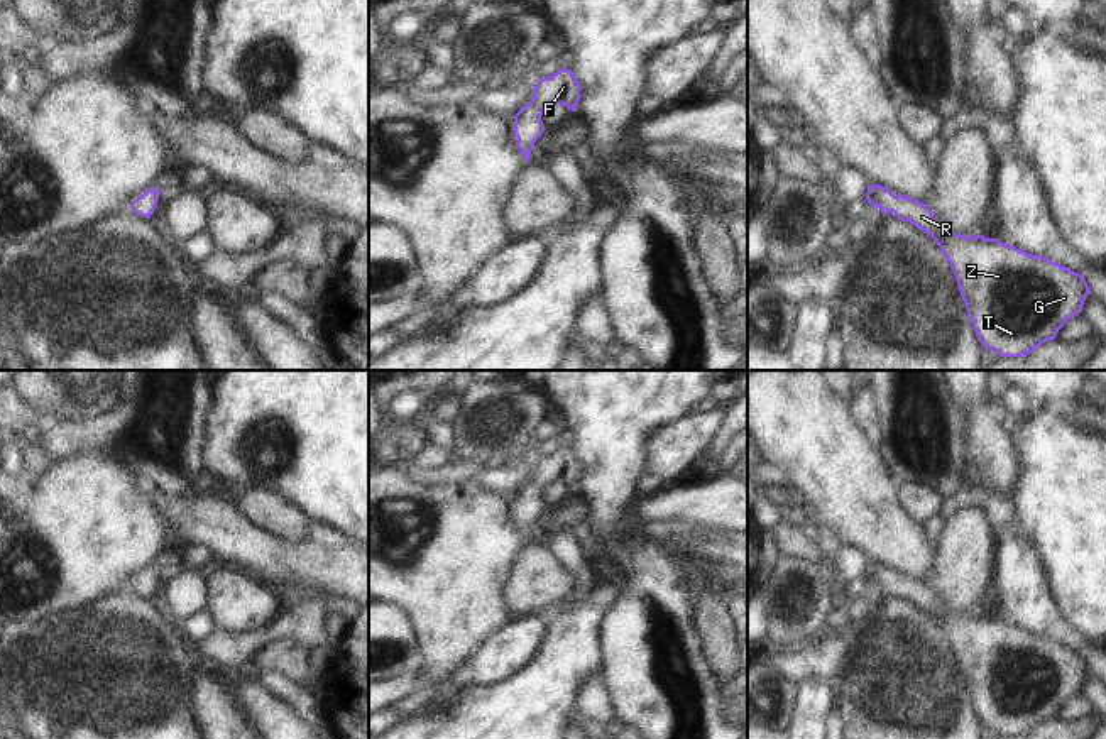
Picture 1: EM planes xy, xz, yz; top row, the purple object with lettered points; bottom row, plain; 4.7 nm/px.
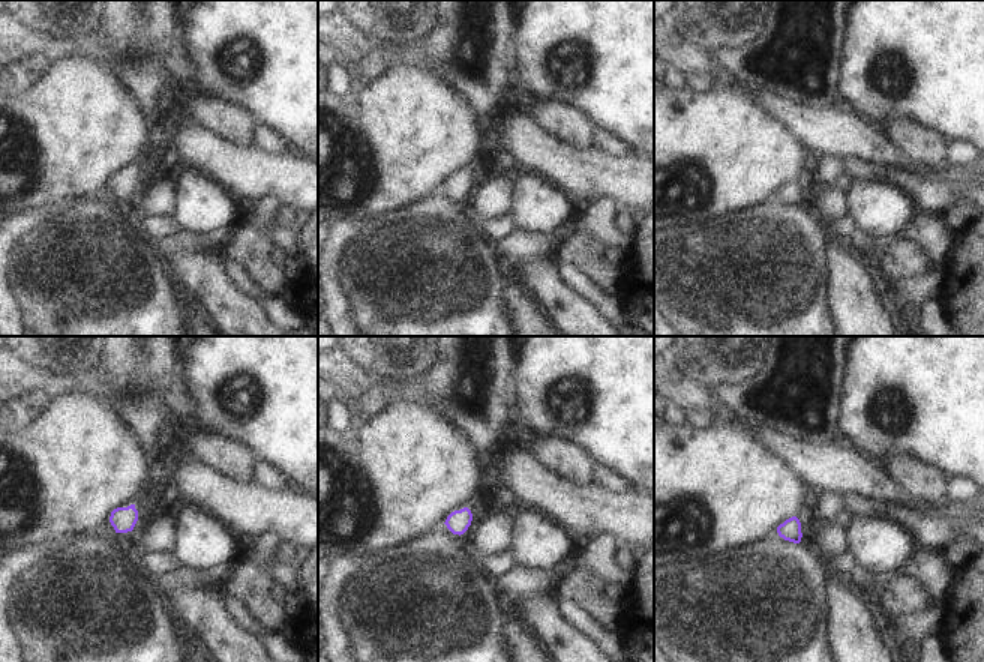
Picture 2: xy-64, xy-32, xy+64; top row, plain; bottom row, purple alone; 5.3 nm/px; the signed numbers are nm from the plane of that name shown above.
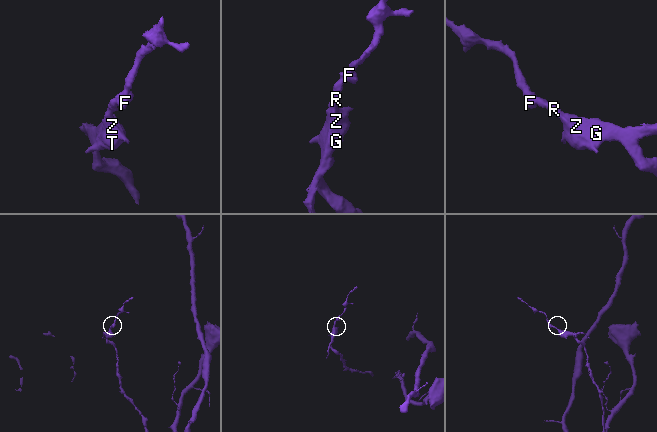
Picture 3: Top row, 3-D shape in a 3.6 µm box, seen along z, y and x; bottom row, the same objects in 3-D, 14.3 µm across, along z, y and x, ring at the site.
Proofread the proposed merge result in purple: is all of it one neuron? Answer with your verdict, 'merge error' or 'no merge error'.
no merge error

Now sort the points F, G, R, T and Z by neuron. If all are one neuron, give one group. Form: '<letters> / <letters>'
F G R T Z

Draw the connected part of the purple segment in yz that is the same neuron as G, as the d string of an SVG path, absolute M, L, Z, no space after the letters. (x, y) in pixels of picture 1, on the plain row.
M871 563L866 578L883 594L893 590L898 599L910 600L935 619L952 644L972 707L986 729L994 729L999 736L1023 736L1055 719L1064 702L1082 692L1091 668L1081 653L998 617L954 612L939 602L928 583L903 573L895 575L881 563Z

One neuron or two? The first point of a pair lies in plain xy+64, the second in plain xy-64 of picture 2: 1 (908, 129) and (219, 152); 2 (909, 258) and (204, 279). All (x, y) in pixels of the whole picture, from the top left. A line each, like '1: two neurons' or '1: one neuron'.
1: two neurons
2: two neurons

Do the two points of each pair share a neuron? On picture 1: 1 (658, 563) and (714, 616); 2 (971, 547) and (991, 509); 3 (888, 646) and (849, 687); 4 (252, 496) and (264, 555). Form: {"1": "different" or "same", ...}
{"1": "different", "2": "different", "3": "same", "4": "different"}

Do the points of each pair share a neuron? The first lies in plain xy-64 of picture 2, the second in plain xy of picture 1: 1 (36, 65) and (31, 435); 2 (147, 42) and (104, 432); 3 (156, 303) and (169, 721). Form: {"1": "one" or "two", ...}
{"1": "two", "2": "one", "3": "one"}

